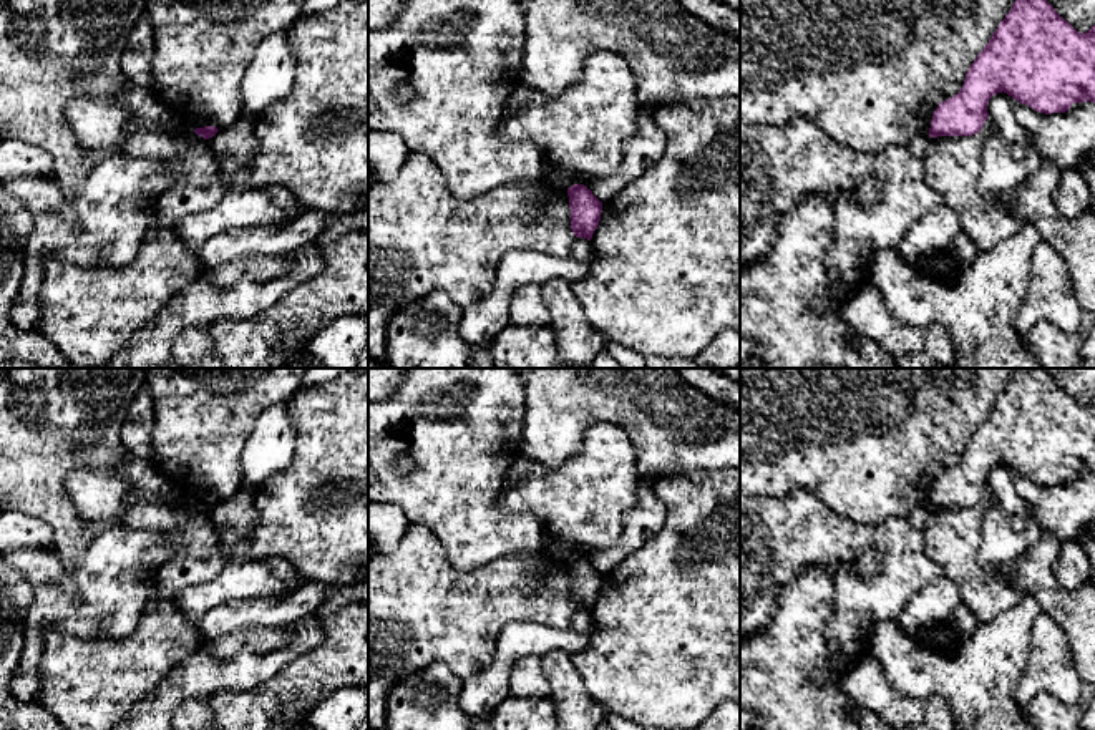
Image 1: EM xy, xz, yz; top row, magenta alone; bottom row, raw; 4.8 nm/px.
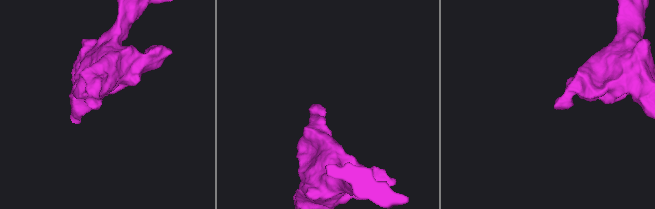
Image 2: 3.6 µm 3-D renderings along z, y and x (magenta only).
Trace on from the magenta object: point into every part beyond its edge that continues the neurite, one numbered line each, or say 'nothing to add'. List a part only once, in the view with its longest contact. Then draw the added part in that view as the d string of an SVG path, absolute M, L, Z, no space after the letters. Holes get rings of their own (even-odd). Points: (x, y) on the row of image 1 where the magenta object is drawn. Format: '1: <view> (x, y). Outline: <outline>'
nothing to add

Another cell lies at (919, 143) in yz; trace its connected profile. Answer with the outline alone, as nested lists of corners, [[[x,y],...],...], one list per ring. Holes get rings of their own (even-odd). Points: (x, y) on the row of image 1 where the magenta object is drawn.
[[[917,133],[906,146],[909,153],[912,153],[914,156],[924,158],[929,143],[931,143],[929,133]]]

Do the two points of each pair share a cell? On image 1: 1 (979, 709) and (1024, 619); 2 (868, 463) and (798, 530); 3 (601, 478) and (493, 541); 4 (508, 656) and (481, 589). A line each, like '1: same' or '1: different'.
1: same
2: different
3: different
4: different

